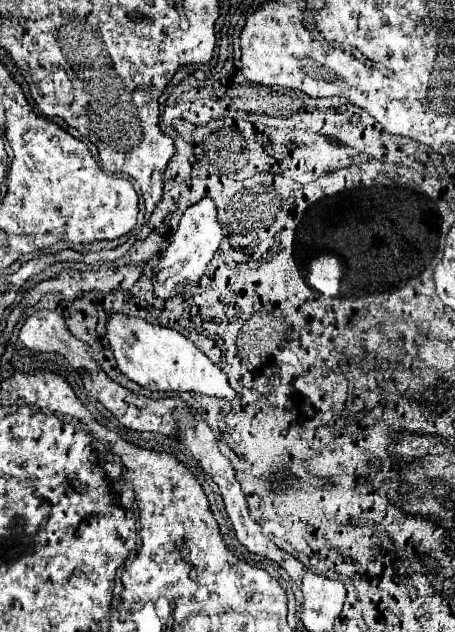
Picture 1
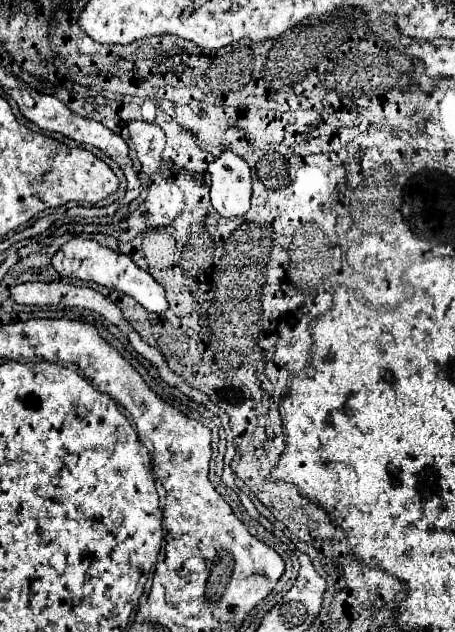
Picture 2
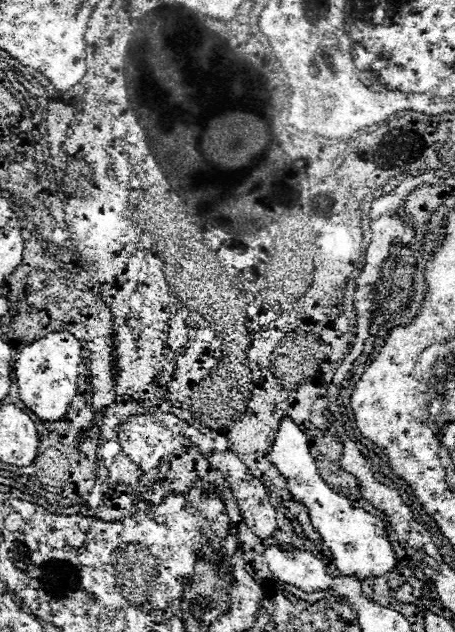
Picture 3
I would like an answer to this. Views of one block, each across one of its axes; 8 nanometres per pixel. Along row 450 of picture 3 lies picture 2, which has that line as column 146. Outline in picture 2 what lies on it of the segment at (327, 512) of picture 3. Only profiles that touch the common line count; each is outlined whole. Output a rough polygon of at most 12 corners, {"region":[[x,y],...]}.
{"region":[[70,238],[52,258],[64,278],[132,296],[148,312],[168,310],[164,288],[94,240]]}

